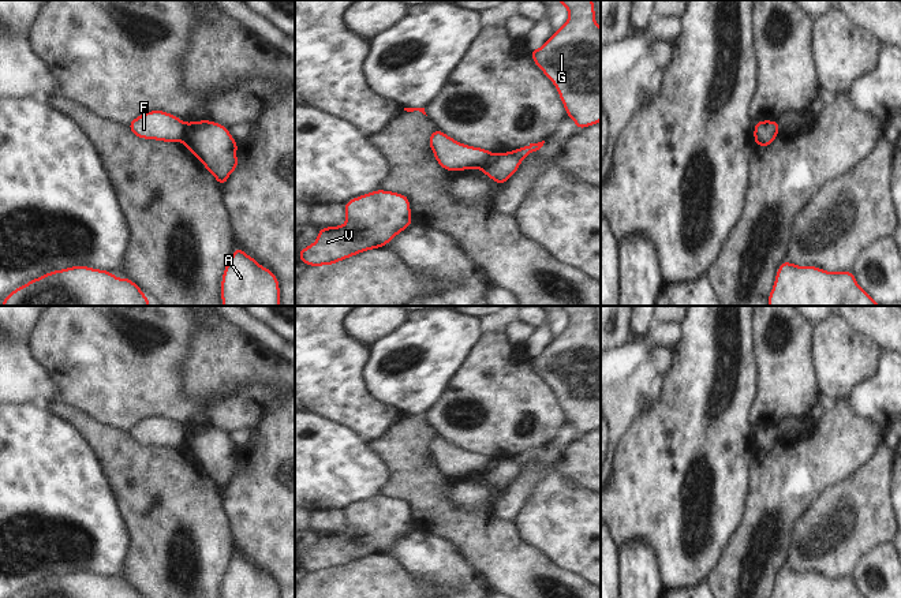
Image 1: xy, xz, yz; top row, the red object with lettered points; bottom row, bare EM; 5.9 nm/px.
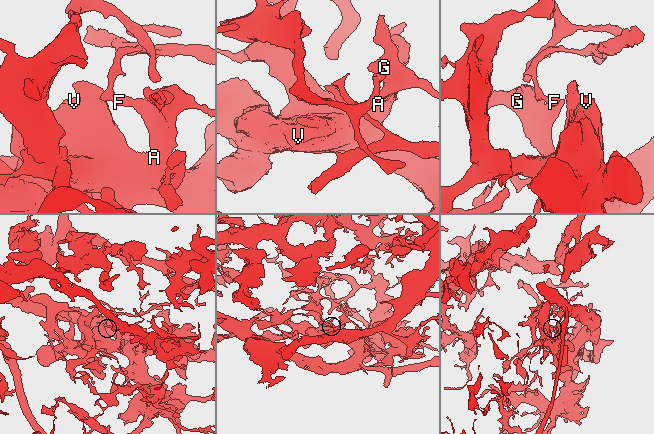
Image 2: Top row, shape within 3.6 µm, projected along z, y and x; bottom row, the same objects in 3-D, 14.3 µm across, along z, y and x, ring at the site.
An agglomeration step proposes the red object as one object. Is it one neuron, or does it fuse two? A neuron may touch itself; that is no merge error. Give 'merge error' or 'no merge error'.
merge error

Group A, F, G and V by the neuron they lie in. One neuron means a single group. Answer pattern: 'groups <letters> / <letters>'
groups A G V / F

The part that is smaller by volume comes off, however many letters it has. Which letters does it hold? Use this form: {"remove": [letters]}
{"remove": ["F"]}

